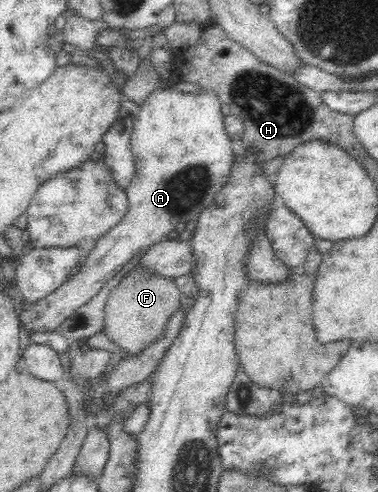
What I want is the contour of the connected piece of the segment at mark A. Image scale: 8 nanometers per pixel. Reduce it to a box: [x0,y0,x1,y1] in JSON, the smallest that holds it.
[19,87,234,332]

